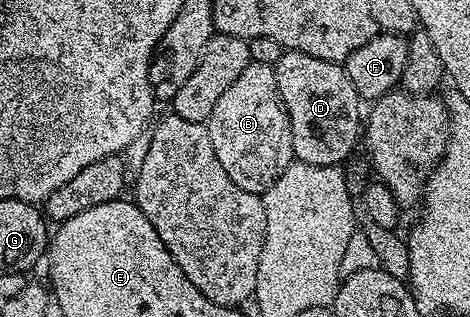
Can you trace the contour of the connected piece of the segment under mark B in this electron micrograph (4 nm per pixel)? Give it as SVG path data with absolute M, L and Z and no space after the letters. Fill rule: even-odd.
M253 61L222 91L214 111L210 111L206 128L210 143L214 143L214 155L226 170L226 175L248 193L263 194L279 177L282 170L291 165L292 136L290 119L278 91L278 79L273 66Z

